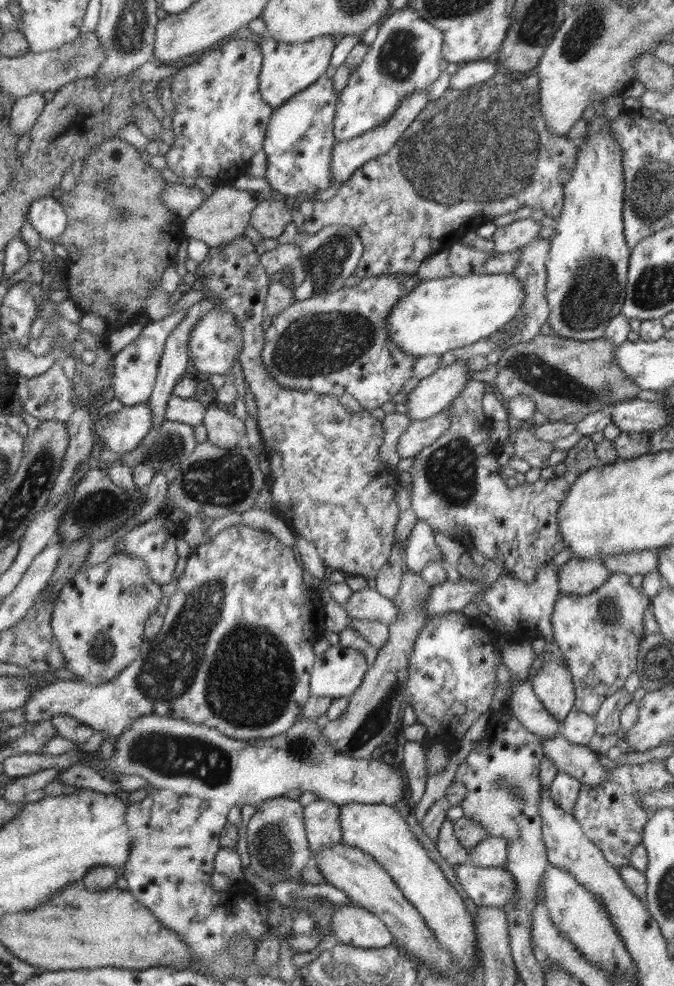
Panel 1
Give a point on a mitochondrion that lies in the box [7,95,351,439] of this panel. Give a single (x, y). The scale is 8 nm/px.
(106, 180)

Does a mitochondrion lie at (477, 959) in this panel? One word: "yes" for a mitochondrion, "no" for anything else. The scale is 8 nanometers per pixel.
no

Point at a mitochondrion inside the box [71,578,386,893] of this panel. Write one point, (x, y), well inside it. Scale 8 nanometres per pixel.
(167, 754)

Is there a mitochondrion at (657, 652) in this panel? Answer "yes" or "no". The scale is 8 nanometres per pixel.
yes

